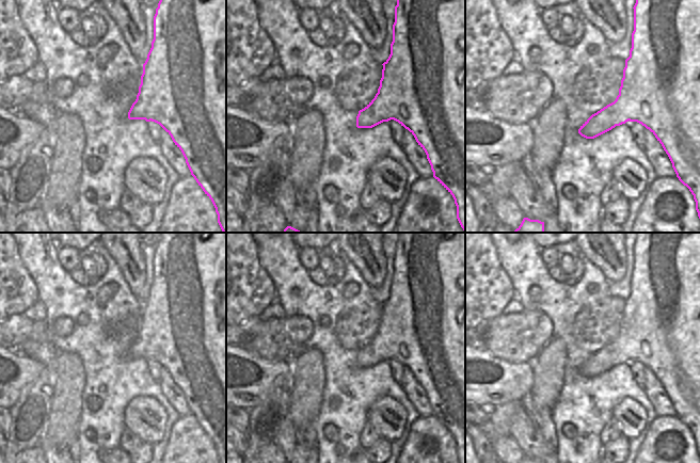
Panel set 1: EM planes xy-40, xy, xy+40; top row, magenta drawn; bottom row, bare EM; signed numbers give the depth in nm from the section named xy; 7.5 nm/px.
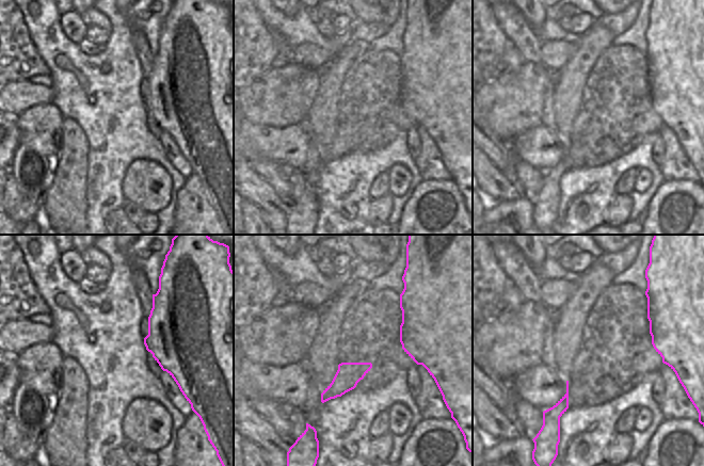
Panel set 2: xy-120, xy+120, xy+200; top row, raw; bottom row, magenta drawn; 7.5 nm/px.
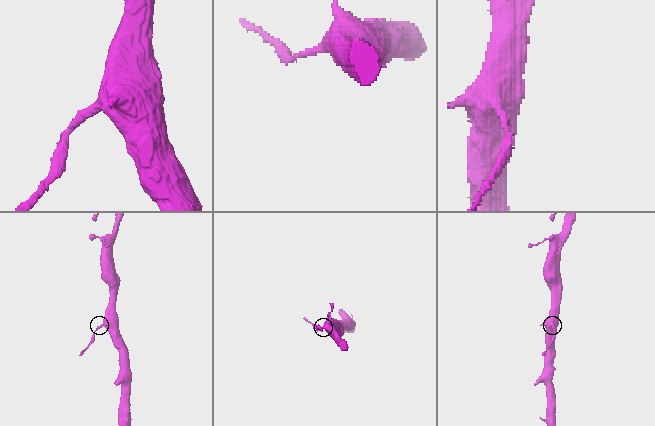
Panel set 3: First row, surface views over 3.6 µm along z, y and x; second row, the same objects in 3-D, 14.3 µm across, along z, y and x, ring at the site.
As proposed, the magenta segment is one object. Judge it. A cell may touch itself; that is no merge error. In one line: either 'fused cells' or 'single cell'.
fused cells

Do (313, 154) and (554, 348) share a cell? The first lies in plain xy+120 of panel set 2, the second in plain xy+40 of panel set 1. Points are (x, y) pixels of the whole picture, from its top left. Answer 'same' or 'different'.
different

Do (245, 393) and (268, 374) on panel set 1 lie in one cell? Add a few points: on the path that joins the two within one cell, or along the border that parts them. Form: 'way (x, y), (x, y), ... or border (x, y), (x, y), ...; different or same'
way (251, 387), (263, 377); same

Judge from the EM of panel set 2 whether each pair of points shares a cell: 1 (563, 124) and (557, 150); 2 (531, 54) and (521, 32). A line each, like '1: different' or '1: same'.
1: different
2: same

